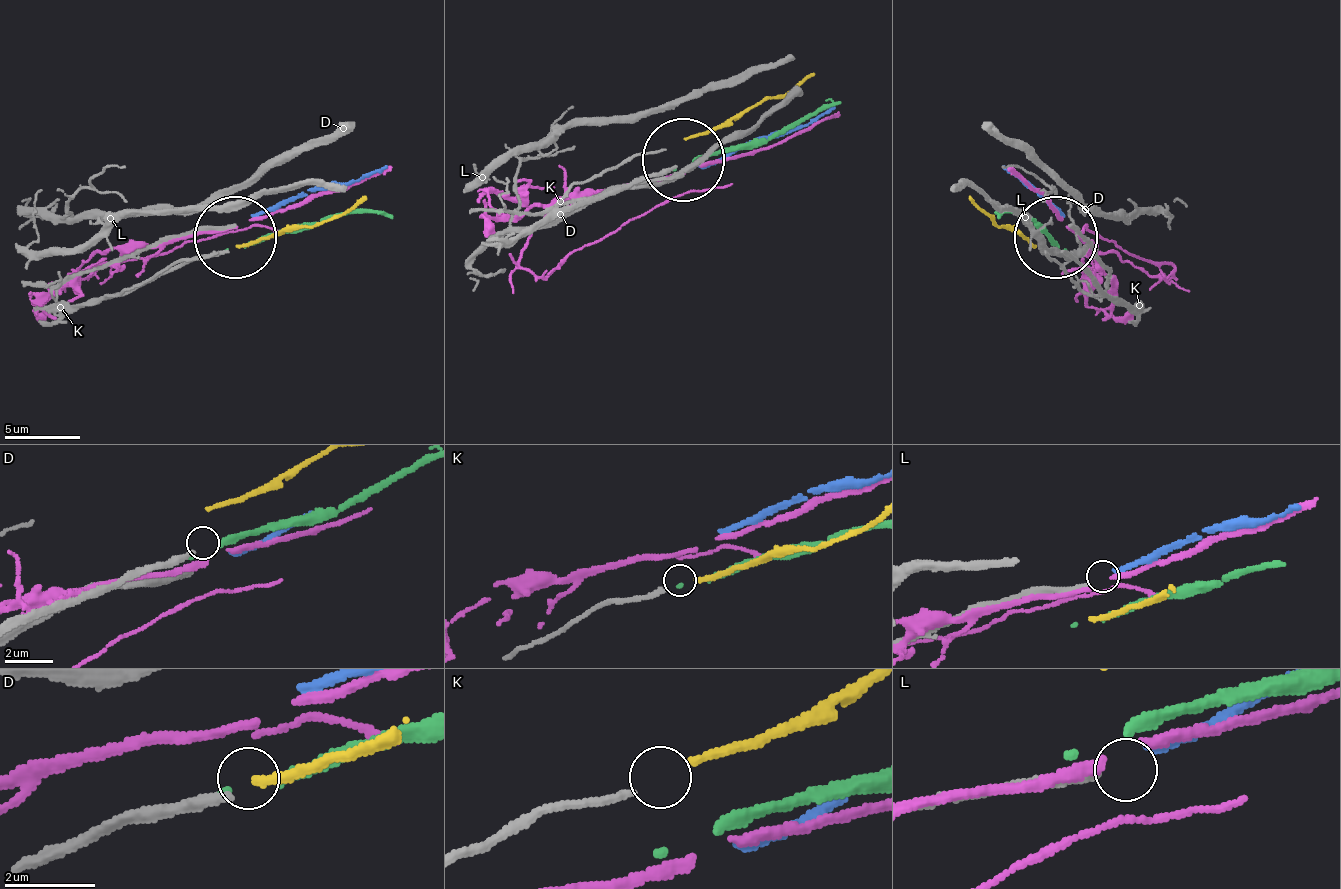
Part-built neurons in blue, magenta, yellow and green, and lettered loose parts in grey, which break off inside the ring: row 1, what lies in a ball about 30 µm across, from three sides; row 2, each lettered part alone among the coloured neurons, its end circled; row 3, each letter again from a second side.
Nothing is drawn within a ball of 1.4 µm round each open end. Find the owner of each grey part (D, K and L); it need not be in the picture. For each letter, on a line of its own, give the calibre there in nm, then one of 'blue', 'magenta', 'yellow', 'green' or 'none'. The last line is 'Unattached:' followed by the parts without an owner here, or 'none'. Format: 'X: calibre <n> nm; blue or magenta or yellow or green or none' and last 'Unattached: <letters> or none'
D: calibre 240 nm; green
K: calibre 170 nm; yellow
L: calibre 240 nm; blue
Unattached: none

